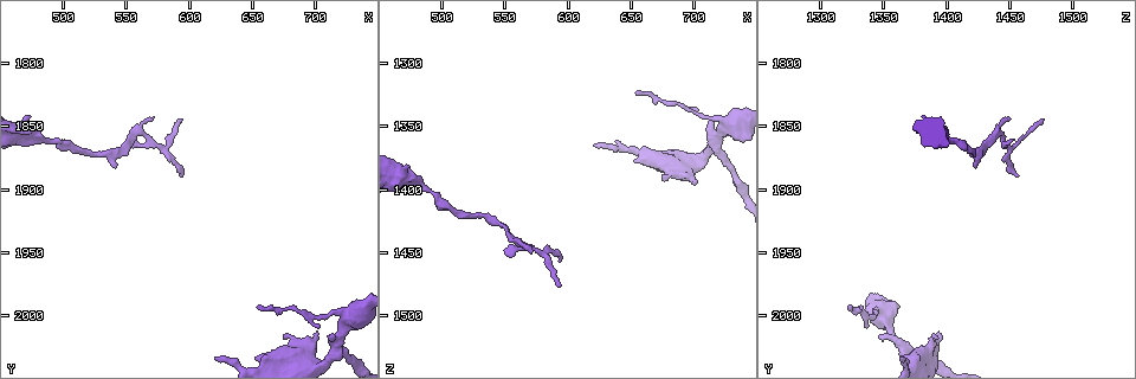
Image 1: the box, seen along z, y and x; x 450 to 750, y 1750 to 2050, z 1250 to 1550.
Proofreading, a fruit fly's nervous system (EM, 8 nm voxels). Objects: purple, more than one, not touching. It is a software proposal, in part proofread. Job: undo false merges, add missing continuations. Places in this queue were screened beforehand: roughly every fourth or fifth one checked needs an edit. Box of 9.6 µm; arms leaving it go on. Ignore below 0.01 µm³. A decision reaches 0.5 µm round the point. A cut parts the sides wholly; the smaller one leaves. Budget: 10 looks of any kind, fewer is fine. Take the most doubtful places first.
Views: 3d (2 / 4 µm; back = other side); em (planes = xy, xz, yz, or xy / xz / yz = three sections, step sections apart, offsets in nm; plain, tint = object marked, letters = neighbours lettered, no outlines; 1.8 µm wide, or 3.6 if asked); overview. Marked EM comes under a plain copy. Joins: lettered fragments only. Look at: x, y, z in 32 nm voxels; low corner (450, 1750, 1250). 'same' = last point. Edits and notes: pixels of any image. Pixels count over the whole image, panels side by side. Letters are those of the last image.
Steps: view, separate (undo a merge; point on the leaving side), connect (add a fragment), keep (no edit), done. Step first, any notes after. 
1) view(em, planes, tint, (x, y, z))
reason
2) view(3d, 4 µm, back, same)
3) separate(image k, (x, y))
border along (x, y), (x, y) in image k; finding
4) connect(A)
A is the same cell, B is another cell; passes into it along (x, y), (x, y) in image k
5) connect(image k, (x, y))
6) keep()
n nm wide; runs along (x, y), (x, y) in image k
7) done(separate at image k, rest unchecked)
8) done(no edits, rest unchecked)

view(3d, 4 µm, (472, 1842, 1380))
free end

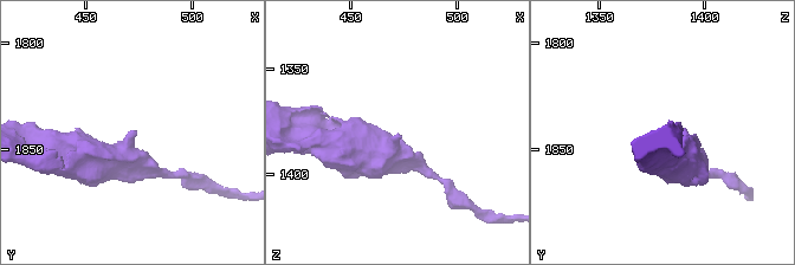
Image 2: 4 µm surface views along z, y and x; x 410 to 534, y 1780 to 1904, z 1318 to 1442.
view(em, 3.6 µm, planes, letters, (472, 1840, 1381))
need the tissue

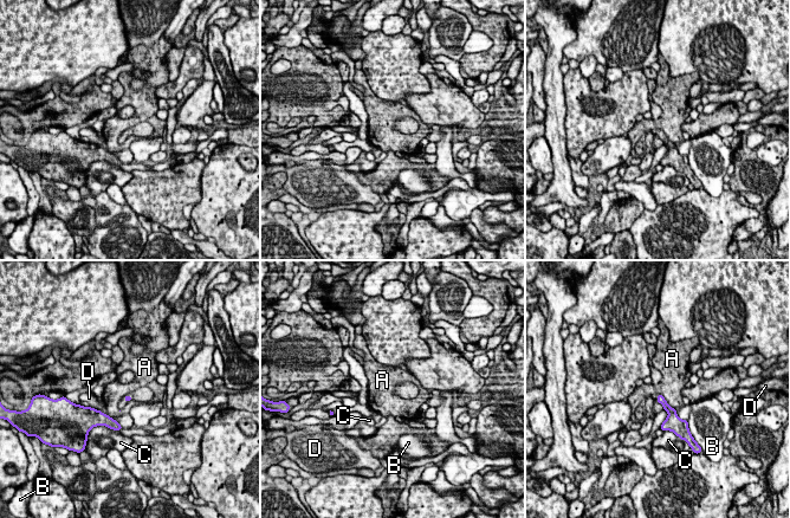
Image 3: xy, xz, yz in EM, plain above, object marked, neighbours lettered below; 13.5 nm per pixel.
keep()
A, B, C and D are other cells; border along (660, 394), (675, 409) in image 3; no lettered fragment goes on from it

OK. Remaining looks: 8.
view(em, xz, step 16, tint, (580, 1868, 1448))
abrupt turn

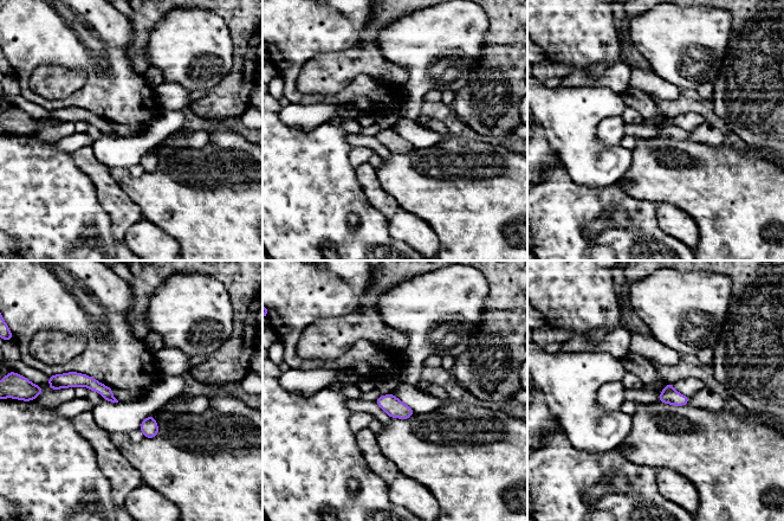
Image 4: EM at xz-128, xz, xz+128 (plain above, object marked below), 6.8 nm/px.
view(em, xy, step 16, tint, same)
another direction

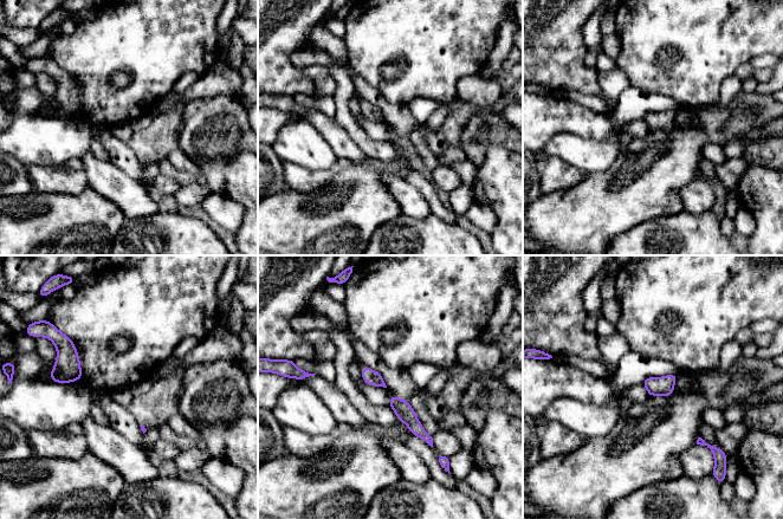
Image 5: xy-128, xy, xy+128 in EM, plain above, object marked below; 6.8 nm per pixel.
view(em, xy, step 16, letters, same)

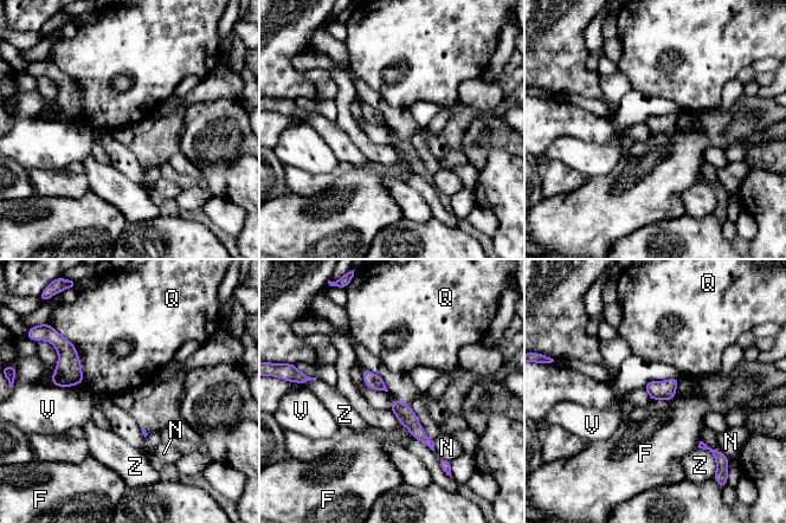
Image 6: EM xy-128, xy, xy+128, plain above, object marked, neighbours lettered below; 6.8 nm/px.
keep()
120 nm wide; F, N, Q, V and Z are other cells; border along (66, 339), (78, 355), (79, 383) in image 6; all the same neuron

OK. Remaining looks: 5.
view(3d, 4 µm, back, (620, 2036, 1364))
an open end

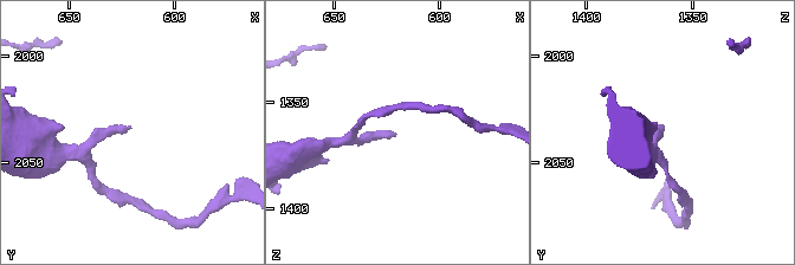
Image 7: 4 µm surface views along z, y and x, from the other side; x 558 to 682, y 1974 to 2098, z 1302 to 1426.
view(em, planes, letters, (621, 2035, 1364))
shape alone is not enough

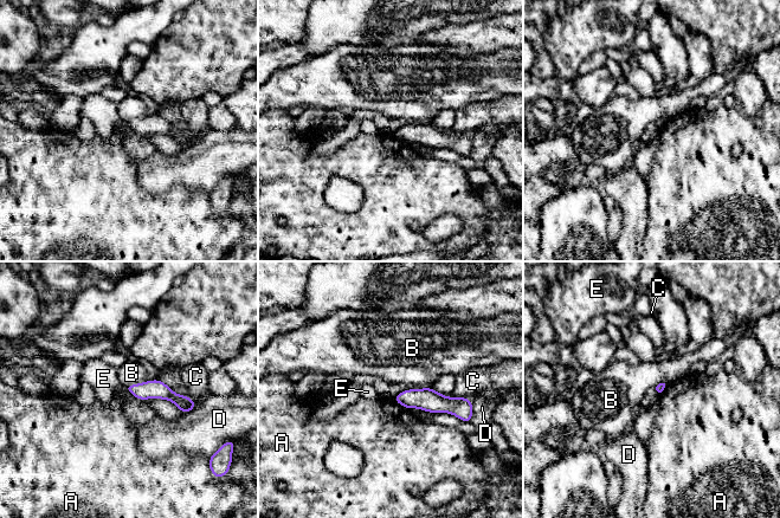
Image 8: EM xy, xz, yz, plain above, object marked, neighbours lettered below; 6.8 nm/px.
keep()
A, B, C, D and E are other cells; border along (392, 397), (410, 409) in image 8; none of them fits

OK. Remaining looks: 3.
view(3d, 4 µm, (674, 2020, 1392))

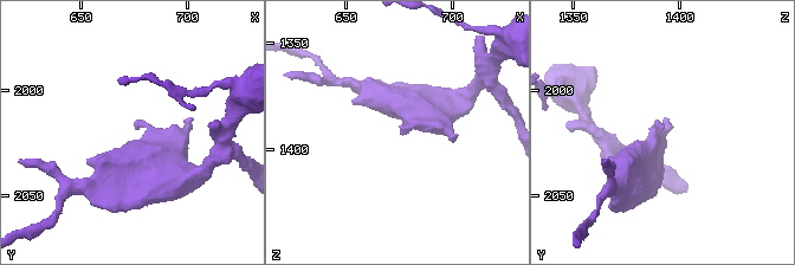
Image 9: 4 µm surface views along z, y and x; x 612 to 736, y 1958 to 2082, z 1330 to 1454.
view(em, planes, letters, (676, 2017, 1394))
now the EM

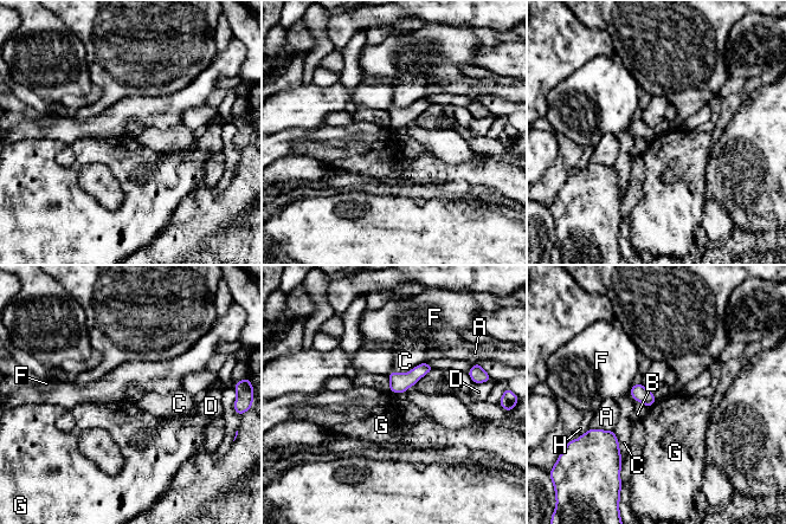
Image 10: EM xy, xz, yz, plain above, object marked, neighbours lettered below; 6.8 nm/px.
keep()
C touches over 240 nm; A, B, C, D, F, G and H are other cells; none of them fits

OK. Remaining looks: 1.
done(no edits, rest unchecked)

